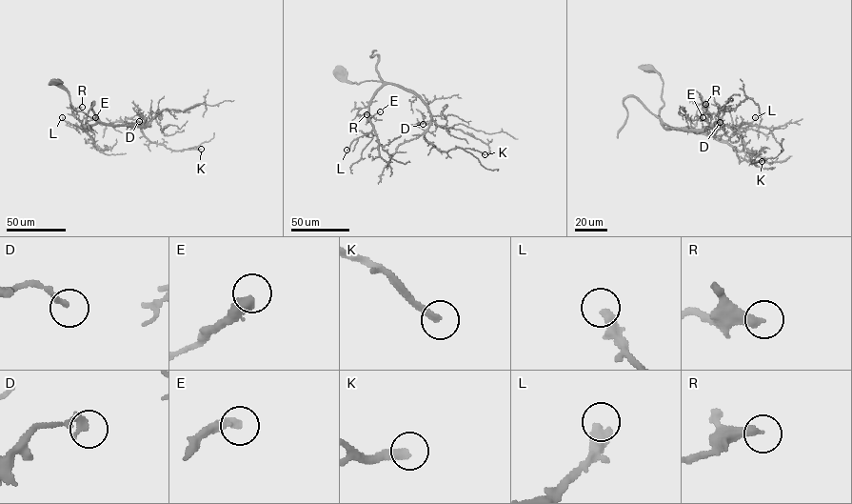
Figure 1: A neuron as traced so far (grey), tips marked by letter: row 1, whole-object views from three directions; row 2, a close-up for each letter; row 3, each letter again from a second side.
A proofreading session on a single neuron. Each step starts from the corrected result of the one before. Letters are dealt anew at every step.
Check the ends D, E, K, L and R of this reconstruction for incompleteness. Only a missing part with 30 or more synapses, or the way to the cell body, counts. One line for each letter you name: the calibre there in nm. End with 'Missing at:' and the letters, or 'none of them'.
K: Thickness 280 nm
Missing at: K

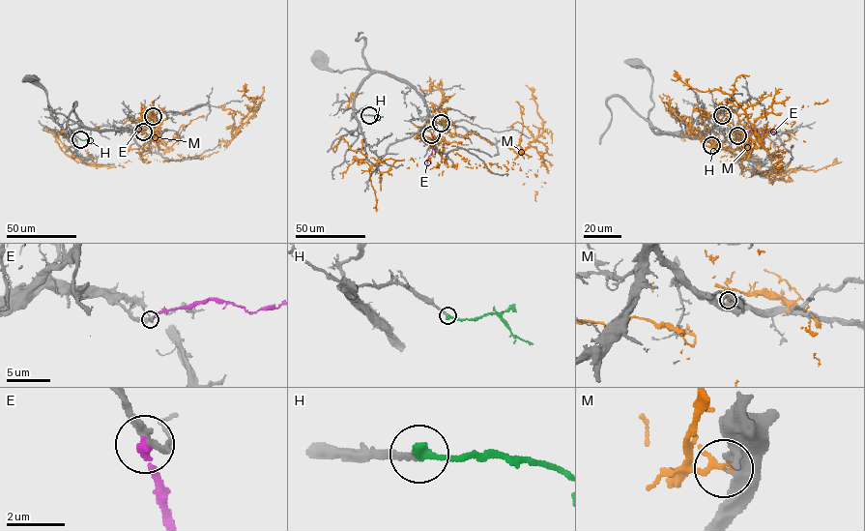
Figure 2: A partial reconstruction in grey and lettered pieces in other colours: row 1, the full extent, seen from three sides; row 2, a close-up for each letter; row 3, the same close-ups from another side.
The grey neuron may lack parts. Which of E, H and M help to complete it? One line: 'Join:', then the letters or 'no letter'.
Join: H

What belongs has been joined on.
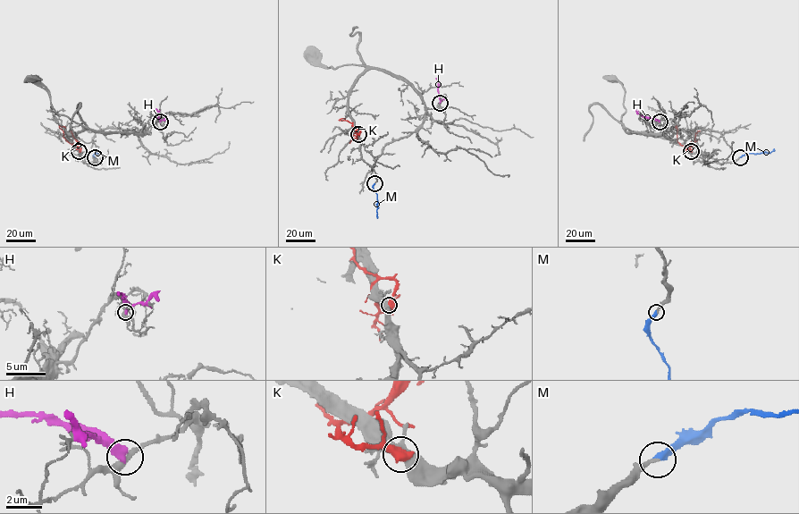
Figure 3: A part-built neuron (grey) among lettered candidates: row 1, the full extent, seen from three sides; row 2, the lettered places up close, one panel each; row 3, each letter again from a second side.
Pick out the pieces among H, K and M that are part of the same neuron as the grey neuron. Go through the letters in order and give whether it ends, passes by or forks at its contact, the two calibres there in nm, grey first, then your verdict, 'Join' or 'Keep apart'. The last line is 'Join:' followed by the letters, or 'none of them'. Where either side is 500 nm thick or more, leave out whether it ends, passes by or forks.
H: It ends there. Thickness 320 nm (grey) against 400 nm. Keep apart
K: Thickness 460 nm (grey) against 650 nm. Keep apart
M: It ends there. Thickness 200 nm (grey) against 380 nm. Join
Join: M

